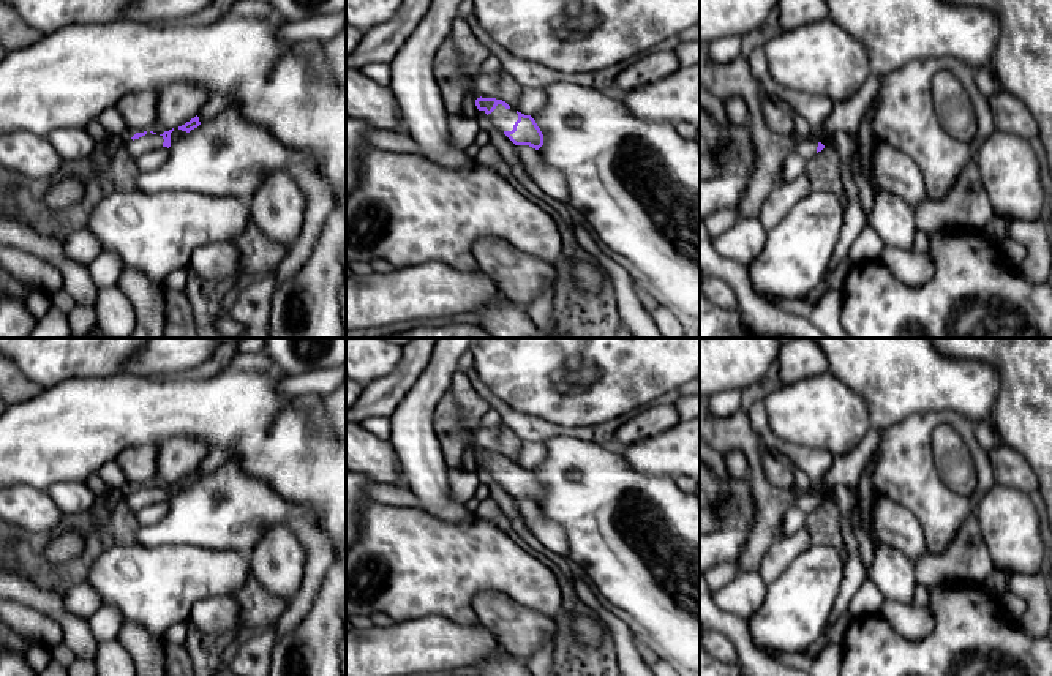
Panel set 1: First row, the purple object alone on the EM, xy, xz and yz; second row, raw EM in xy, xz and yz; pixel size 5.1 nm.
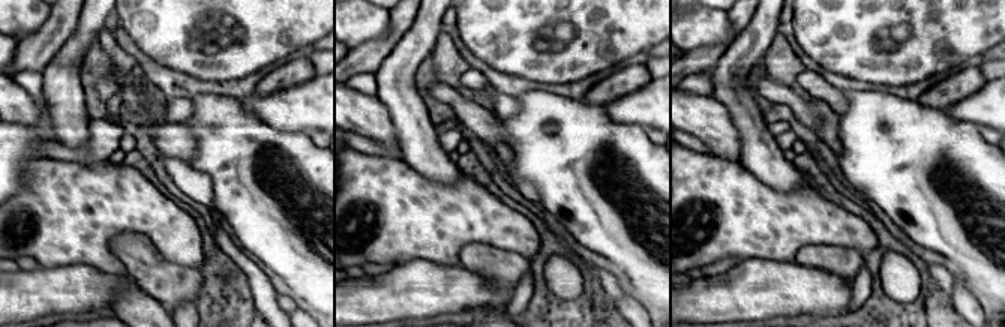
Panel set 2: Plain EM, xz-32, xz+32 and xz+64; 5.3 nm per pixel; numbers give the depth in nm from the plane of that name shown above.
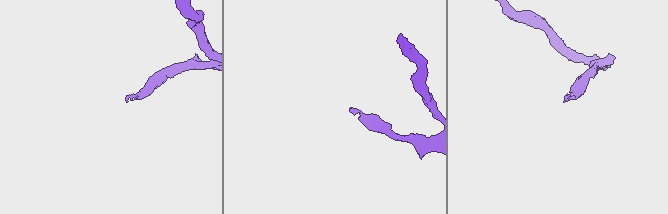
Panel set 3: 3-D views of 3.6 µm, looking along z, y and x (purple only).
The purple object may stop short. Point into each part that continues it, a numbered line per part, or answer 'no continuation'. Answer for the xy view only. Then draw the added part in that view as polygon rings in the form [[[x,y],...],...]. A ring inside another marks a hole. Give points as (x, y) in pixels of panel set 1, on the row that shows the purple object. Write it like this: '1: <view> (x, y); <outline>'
1: xy (147, 142); [[[147,131],[145,136],[139,137],[139,139],[131,139],[128,142],[125,142],[125,148],[134,156],[141,156],[147,152],[152,152],[155,148],[163,148],[163,136],[160,134],[152,134],[150,131]]]

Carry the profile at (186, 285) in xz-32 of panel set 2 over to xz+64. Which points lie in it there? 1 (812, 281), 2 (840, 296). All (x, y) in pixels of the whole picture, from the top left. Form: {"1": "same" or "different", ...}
{"1": "different", "2": "different"}

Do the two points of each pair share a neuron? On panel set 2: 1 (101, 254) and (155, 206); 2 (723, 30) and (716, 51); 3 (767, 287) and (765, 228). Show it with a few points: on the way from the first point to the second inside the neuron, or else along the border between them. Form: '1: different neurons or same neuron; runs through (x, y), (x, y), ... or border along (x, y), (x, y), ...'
1: same neuron; runs through (104, 237), (132, 209), (138, 209)
2: different neurons; border along (726, 44), (698, 47), (686, 53)
3: different neurons; border along (794, 260), (741, 261)

